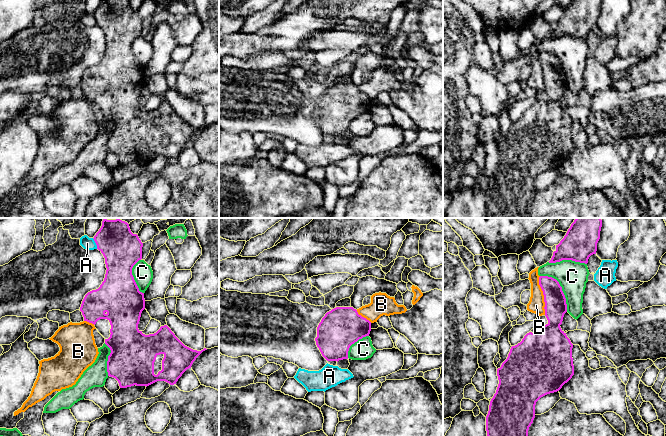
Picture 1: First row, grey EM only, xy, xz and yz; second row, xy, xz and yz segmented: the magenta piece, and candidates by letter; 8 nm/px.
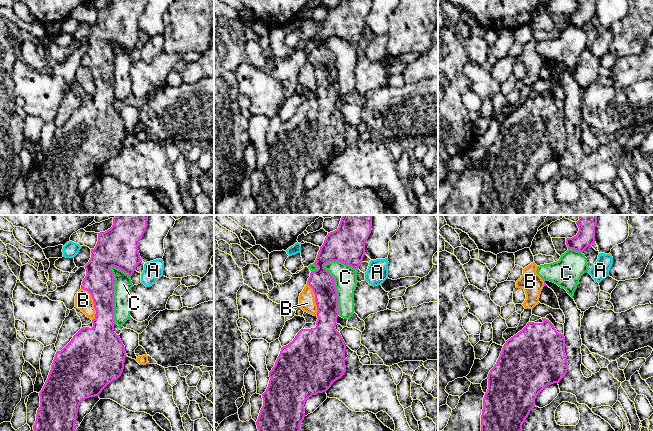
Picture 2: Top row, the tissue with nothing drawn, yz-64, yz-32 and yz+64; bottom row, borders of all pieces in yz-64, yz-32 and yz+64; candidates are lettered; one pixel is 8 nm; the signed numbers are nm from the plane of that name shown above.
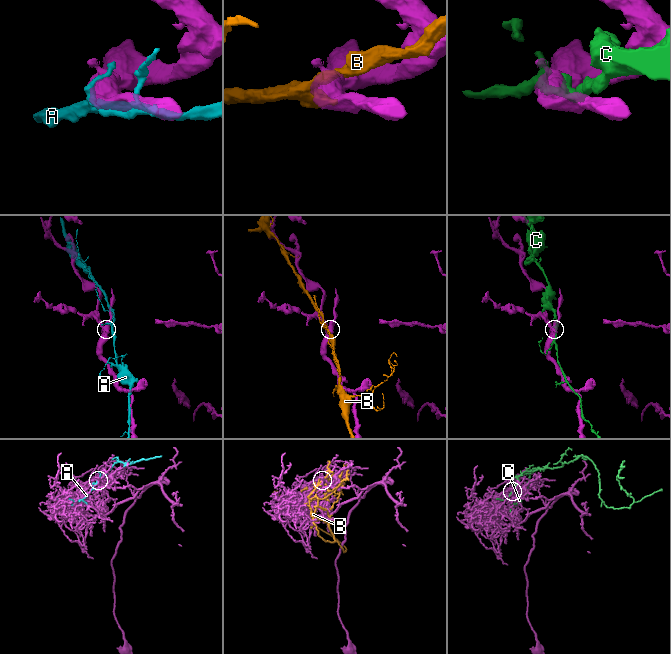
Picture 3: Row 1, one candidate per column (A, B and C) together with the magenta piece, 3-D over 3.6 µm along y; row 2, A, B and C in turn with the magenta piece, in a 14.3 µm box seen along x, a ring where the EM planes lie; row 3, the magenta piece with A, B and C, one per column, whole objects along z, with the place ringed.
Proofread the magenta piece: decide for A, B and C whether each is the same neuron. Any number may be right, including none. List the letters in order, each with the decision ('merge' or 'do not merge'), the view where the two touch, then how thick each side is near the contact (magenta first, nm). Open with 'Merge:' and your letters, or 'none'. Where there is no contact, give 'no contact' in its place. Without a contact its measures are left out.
Merge: none
A: do not merge | xy | 320/100 nm
B: do not merge | yz | 180/130 nm
C: do not merge | yz | 180/240 nm

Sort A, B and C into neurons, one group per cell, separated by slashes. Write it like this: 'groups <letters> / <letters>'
groups A / B / C

